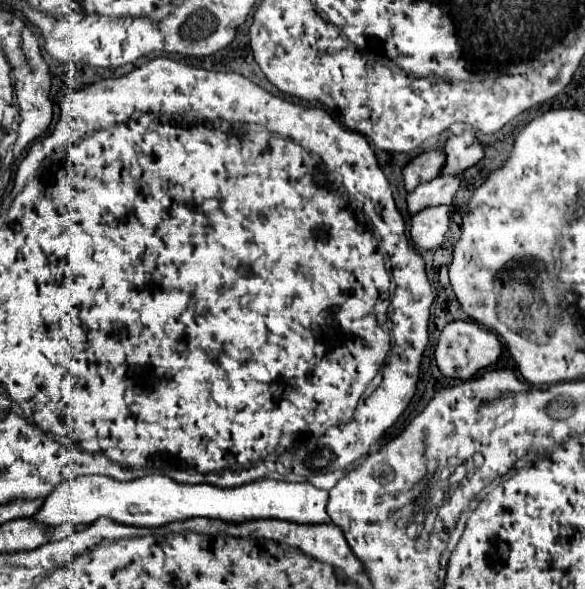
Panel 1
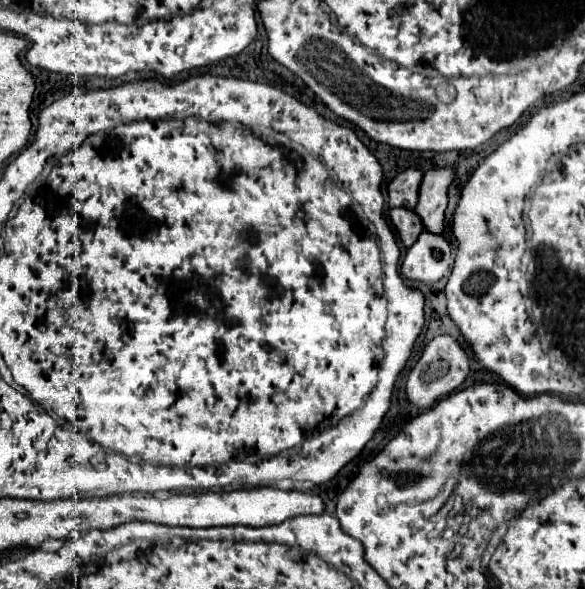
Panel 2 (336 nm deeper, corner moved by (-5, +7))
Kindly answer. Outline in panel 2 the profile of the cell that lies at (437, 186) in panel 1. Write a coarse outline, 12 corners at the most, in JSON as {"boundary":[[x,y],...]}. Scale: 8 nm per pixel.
{"boundary":[[414,210],[388,212],[404,248],[410,248],[424,230]]}

